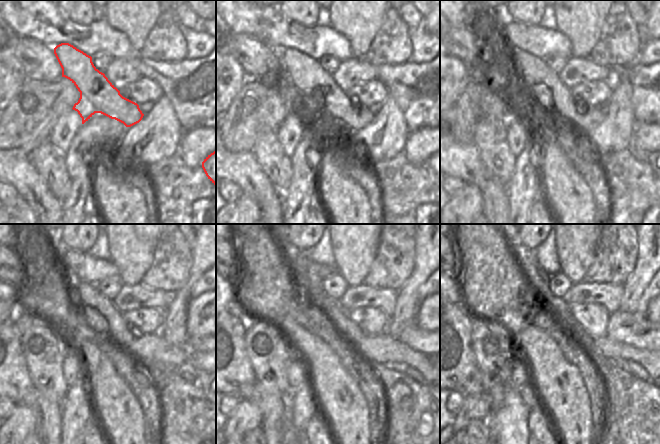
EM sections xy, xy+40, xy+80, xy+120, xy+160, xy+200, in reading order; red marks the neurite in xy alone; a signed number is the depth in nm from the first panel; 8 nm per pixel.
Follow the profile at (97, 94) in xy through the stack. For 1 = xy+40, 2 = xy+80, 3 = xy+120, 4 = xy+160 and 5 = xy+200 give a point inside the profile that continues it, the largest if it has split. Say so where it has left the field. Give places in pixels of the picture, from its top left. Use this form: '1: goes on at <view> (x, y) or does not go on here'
1: goes on at xy+40 (305, 73)
2: goes on at xy+80 (529, 68)
3: goes on at xy+120 (145, 347)
4: goes on at xy+160 (383, 349)
5: goes on at xy+200 (609, 348)

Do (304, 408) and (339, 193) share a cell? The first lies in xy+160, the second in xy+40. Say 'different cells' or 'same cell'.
different cells

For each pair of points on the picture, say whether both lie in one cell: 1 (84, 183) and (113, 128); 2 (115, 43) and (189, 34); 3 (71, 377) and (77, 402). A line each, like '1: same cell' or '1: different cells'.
1: same cell
2: different cells
3: different cells

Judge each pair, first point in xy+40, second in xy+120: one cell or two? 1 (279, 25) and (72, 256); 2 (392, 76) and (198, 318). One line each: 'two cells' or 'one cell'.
1: one cell
2: one cell

